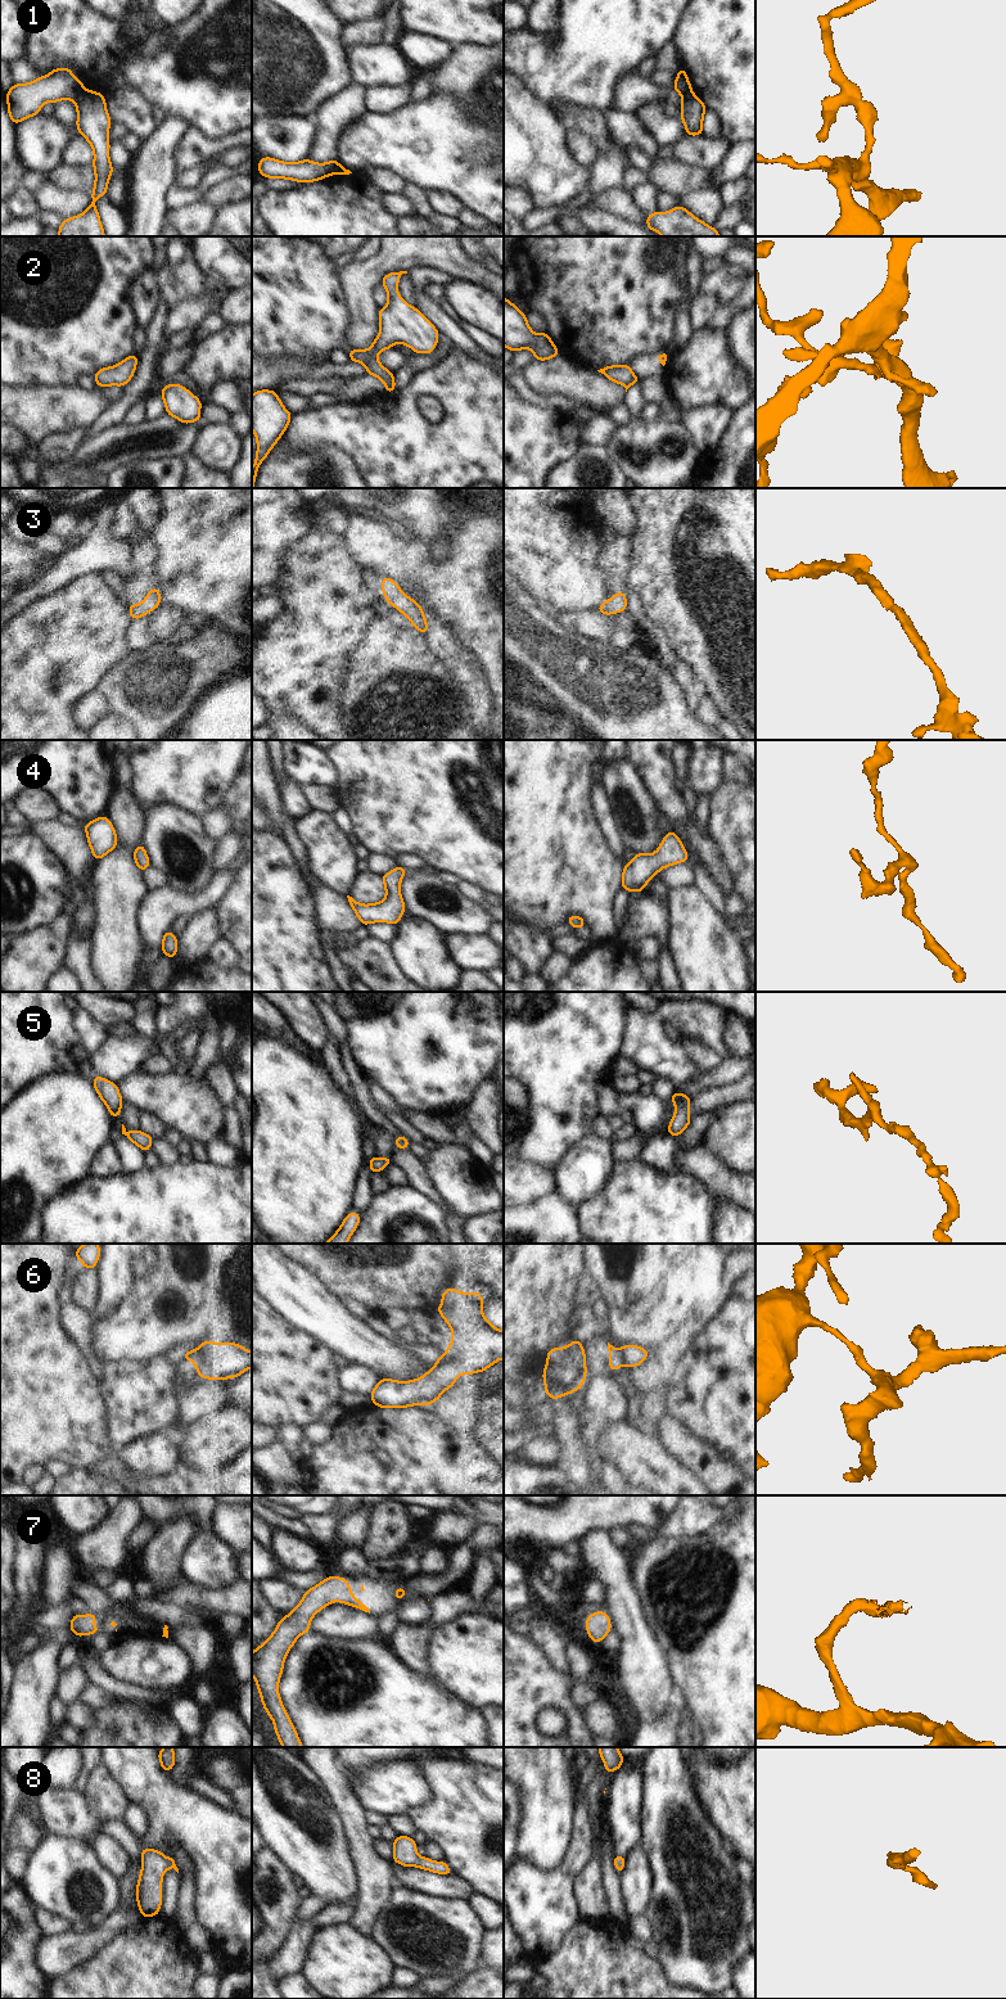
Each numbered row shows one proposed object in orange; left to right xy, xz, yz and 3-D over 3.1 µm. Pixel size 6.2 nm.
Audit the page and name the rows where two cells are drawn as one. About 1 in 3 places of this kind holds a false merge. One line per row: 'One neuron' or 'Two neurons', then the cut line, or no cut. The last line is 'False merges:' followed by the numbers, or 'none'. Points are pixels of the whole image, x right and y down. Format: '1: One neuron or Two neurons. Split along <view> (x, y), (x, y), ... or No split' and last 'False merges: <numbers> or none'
1: Two neurons. Split along xy (84, 89), (73, 100)
2: Two neurons. Split along xz (375, 357), (369, 355), (364, 362)
3: One neuron. No split
4: One neuron. No split
5: One neuron. No split
6: One neuron. No split
7: One neuron. No split
8: One neuron. No split
False merges: 1, 2

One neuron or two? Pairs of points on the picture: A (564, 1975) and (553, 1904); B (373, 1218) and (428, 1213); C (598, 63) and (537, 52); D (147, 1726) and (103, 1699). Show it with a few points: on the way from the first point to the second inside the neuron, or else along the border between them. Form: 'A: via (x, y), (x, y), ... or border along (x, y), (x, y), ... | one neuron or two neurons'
A: border along (577, 1921), (564, 1936), (562, 1944), (536, 1964) | two neurons
B: via (387, 1218), (404, 1210), (414, 1212) | one neuron
C: via (582, 63), (553, 63) | one neuron
D: border along (113, 1699), (93, 1711) | two neurons

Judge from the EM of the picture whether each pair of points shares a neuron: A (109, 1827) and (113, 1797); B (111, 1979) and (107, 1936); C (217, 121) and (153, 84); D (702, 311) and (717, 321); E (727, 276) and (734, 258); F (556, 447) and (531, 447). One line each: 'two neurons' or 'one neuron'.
A: two neurons
B: two neurons
C: one neuron
D: two neurons
E: two neurons
F: one neuron

